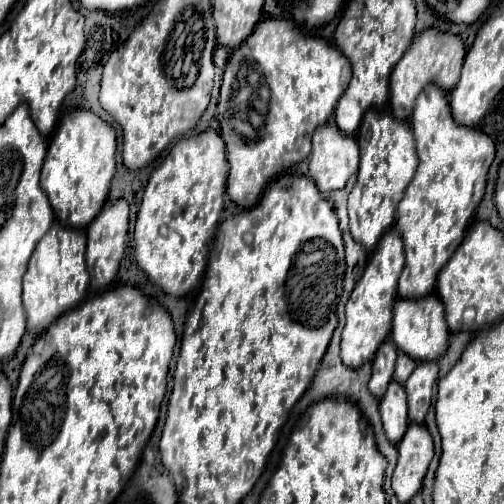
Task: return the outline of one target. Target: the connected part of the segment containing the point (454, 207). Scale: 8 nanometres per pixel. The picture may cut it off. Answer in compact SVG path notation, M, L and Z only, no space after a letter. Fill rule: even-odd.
M429 84L417 98L413 112L413 134L419 168L397 208L397 224L405 244L405 268L399 278L399 298L421 298L435 292L437 276L455 254L483 200L487 172L495 158L493 140L477 128L455 124L449 96Z

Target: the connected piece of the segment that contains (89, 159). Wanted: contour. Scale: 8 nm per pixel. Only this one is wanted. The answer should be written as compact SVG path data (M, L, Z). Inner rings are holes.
M79 108L69 112L61 120L61 126L57 126L41 170L41 188L47 194L57 220L65 228L87 228L101 212L115 174L115 152L115 130L91 110Z

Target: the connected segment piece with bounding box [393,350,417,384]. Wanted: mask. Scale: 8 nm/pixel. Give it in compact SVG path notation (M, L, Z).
M399 350L393 380L399 380L399 384L405 384L405 382L407 382L407 376L411 376L411 372L415 370L415 364L417 364L417 362L415 362L413 358L409 358L405 352Z

